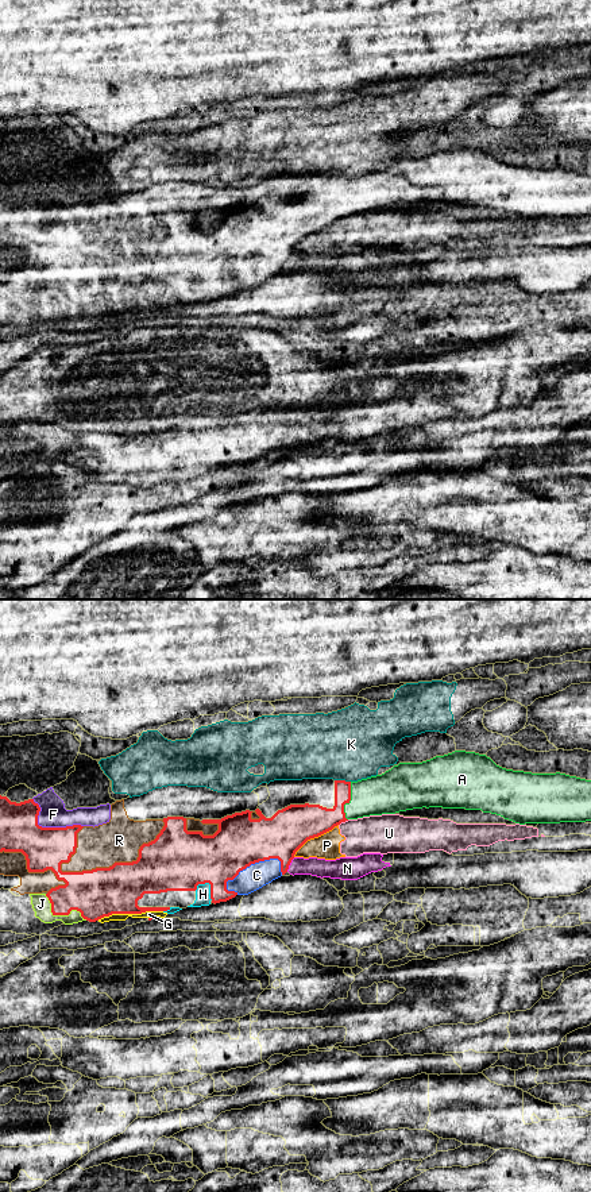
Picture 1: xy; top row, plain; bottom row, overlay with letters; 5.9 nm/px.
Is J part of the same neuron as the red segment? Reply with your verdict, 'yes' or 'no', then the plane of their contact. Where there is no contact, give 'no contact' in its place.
yes; contact in xy

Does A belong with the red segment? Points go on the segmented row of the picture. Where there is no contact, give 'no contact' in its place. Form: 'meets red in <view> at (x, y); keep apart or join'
meets red in xy at (348, 801); join

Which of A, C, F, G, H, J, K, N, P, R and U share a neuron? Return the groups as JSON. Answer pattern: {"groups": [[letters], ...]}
{"groups": [["A", "C", "F", "G", "H", "J", "R"], ["K"], ["N"], ["P", "U"]]}

